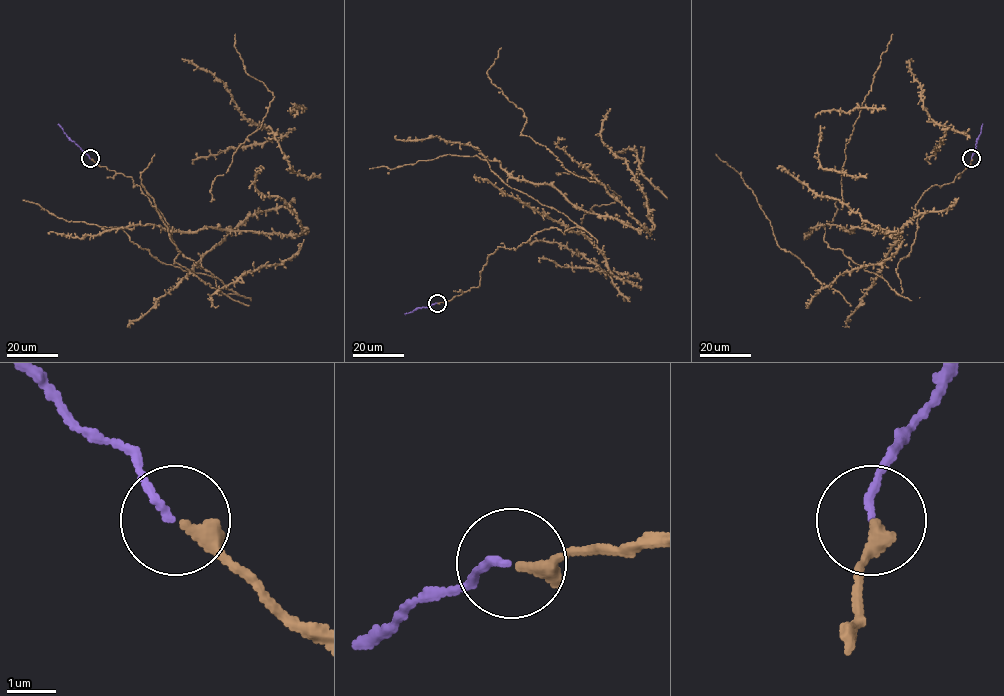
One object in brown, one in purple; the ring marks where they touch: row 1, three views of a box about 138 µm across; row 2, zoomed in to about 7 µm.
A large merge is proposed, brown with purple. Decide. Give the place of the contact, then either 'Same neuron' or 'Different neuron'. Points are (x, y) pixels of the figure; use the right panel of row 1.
Place: (971, 158). Same neuron

